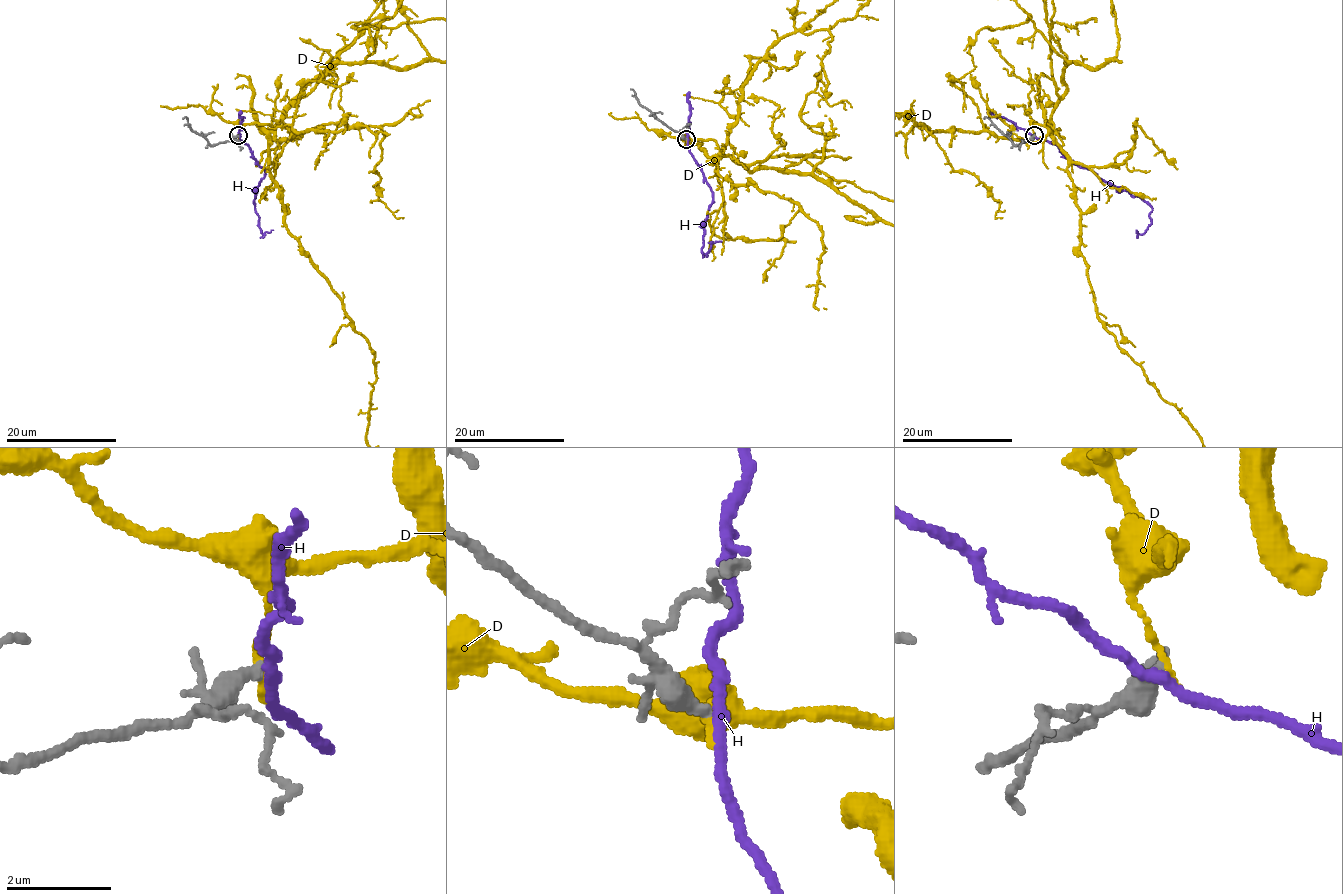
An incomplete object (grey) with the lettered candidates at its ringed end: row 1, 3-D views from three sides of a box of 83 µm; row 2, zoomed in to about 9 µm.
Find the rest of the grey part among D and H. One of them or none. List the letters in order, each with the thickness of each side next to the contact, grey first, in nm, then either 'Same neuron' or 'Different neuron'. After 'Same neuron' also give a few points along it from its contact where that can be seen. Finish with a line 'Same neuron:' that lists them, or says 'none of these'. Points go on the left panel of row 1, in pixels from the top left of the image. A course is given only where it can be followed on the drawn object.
D: Thickness 380 nm (grey) against 140 nm. Different neuron
H: Thickness 360 nm (grey) against 220 nm. Different neuron
Same neuron: none of these

